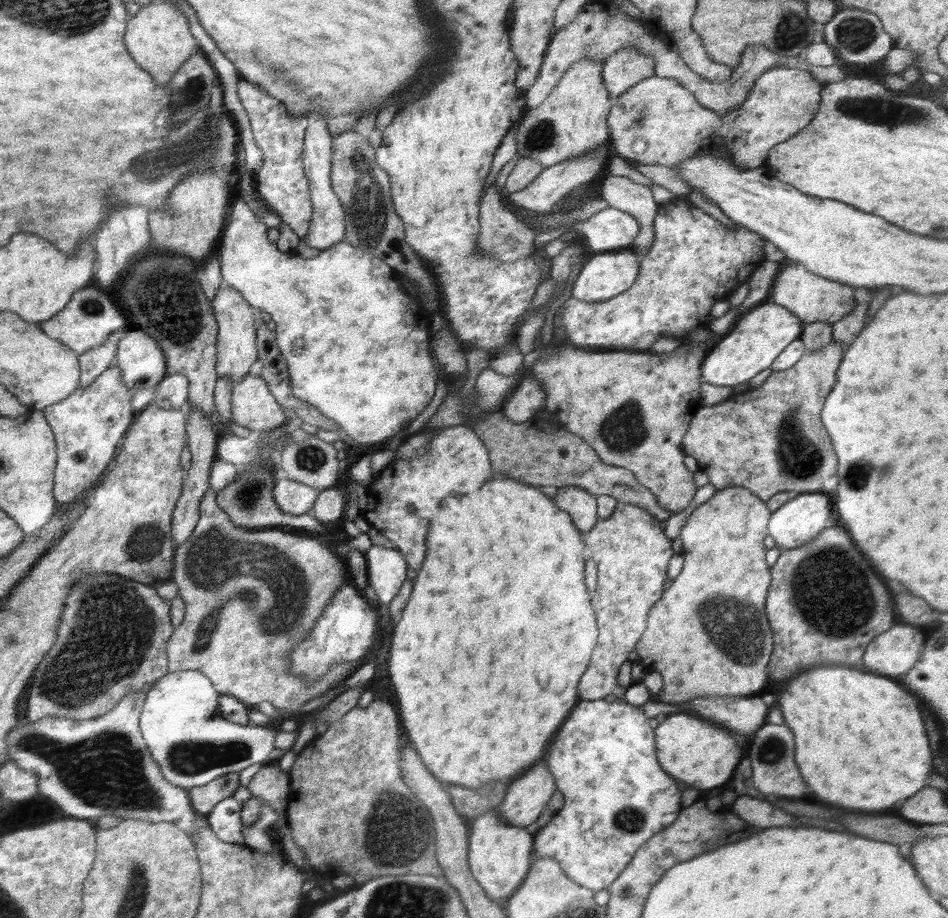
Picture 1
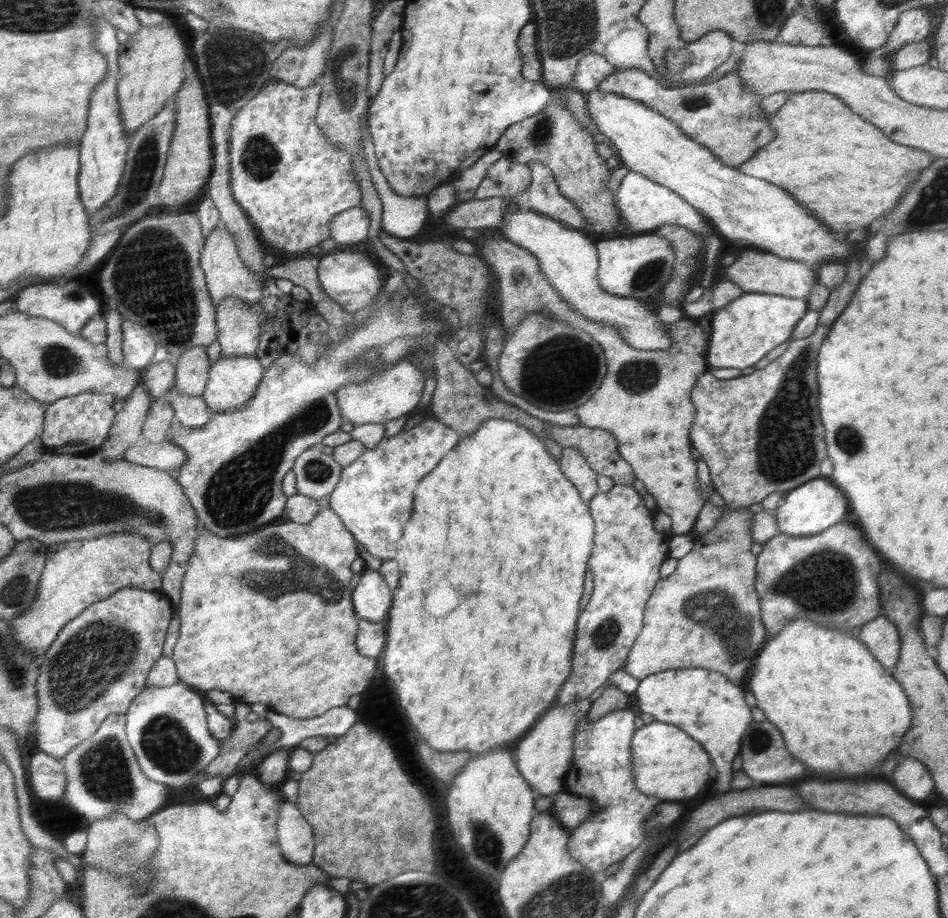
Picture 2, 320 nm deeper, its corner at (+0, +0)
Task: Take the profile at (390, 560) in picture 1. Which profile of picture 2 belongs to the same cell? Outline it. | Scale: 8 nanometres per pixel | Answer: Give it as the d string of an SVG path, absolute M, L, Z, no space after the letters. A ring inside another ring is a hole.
M365 568L351 597L357 618L381 623L390 611L393 592L378 571Z

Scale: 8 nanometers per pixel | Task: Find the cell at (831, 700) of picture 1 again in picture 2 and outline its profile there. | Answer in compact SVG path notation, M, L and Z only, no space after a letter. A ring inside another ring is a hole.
M792 620L781 630L782 634L776 634L770 638L764 648L756 655L756 660L752 664L750 672L750 682L748 688L756 699L756 706L763 710L764 716L778 726L786 740L786 748L790 755L796 754L794 758L802 760L806 766L812 766L812 770L818 770L826 778L862 778L872 772L872 768L878 766L898 744L903 740L903 734L910 728L913 717L910 701L902 688L902 685L890 674L888 668L883 667L877 658L868 650L868 647L860 642L860 639L852 637L852 634L831 629L808 620Z

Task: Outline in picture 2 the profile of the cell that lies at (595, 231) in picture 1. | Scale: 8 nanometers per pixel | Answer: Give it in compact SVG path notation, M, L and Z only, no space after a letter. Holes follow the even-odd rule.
M628 172L622 179L620 186L615 190L615 205L621 218L621 224L617 228L621 236L634 236L646 232L654 232L663 224L677 224L692 230L695 234L705 239L705 255L707 264L707 277L713 279L721 272L718 258L722 254L722 240L718 238L717 231L710 223L708 217L704 216L696 207L688 204L681 196L671 188L663 187L660 183L654 182L646 176L637 172Z

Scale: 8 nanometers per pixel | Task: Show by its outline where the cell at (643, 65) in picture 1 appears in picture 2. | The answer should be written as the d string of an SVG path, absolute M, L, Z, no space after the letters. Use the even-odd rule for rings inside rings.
M586 55L586 58L580 60L578 70L576 70L575 76L571 80L570 88L581 92L591 91L598 87L602 80L616 69L606 61L605 56Z

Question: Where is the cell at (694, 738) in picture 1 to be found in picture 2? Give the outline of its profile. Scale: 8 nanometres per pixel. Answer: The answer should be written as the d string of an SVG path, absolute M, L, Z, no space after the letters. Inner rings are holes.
M654 719L638 729L631 740L631 770L635 787L662 801L689 800L713 777L713 764L704 747L674 724Z

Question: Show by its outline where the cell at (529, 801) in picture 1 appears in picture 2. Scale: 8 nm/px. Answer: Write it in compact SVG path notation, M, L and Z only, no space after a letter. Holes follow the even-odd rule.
M589 698L578 699L560 706L556 702L556 706L544 712L544 716L538 719L520 742L514 744L517 769L537 796L554 796L563 792L565 777L573 759L572 750L577 724L591 709L591 704Z

